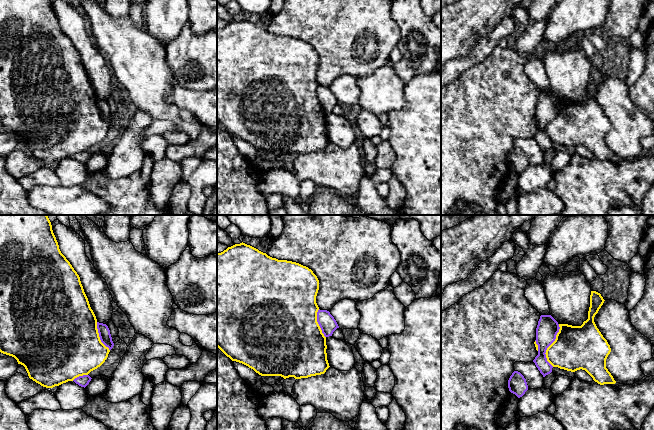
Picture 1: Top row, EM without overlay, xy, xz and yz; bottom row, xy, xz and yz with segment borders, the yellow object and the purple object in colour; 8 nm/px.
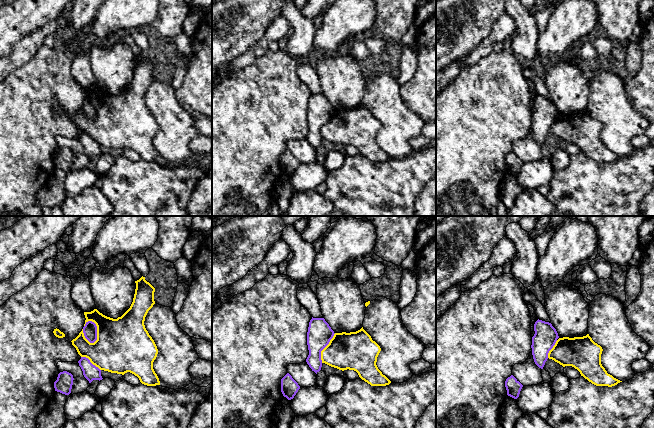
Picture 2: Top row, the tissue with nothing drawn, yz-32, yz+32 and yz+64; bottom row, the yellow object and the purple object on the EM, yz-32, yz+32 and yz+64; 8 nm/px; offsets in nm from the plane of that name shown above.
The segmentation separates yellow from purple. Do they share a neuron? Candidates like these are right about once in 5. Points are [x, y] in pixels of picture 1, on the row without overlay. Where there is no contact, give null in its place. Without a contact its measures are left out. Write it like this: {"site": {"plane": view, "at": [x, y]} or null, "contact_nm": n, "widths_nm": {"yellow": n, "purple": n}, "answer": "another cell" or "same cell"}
{"site": {"plane": "yz", "at": [550, 121]}, "contact_nm": 340, "widths_nm": {"yellow": 360, "purple": 170}, "answer": "another cell"}

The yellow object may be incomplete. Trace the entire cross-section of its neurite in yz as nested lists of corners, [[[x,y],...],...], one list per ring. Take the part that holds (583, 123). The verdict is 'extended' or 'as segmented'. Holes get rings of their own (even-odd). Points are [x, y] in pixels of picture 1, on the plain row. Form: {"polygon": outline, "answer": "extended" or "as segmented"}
{"polygon": [[[591,67],[588,95],[581,102],[559,100],[556,115],[545,129],[553,143],[571,148],[585,146],[600,161],[616,159],[606,144],[610,121],[594,98],[604,77],[600,69]]], "answer": "as segmented"}

